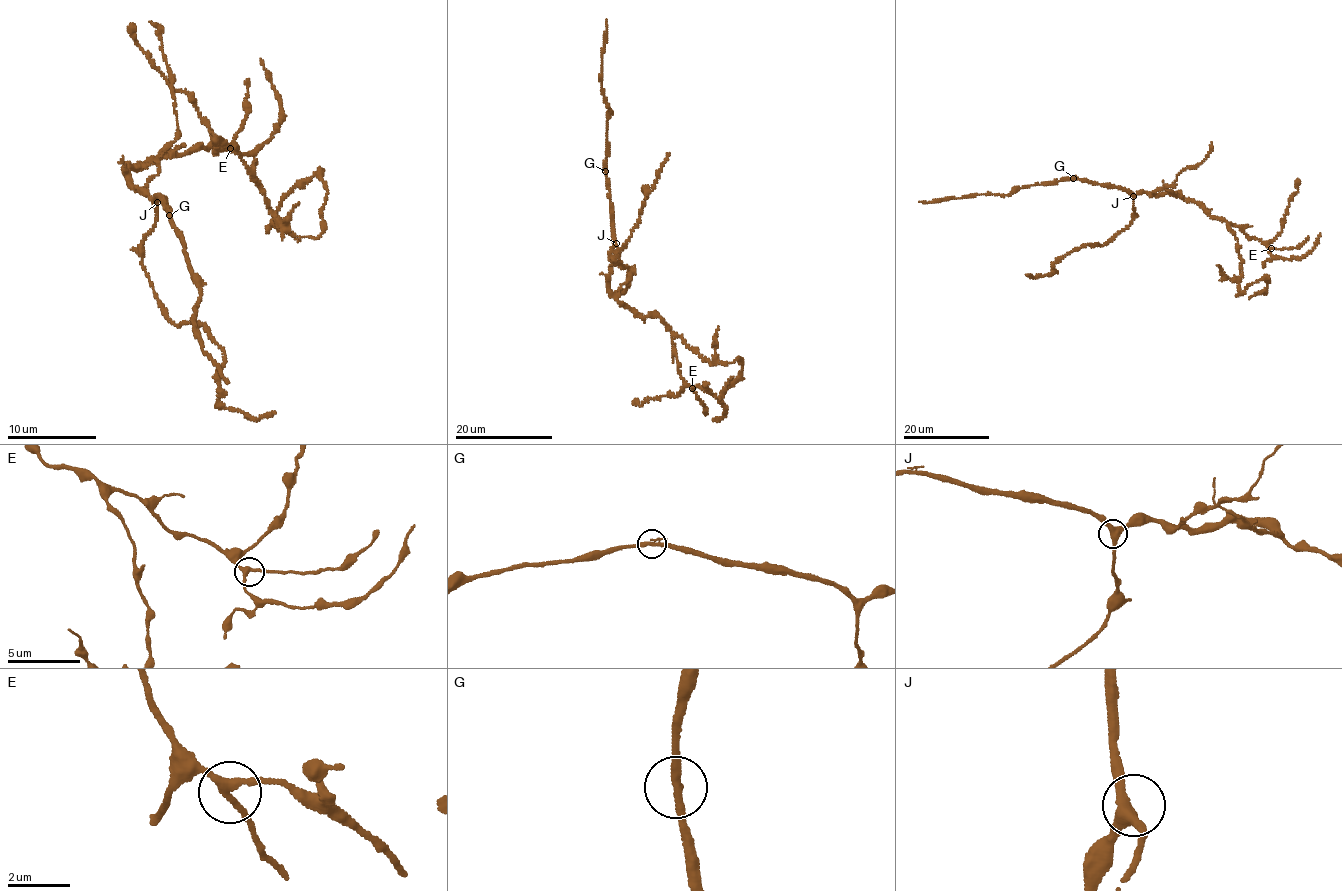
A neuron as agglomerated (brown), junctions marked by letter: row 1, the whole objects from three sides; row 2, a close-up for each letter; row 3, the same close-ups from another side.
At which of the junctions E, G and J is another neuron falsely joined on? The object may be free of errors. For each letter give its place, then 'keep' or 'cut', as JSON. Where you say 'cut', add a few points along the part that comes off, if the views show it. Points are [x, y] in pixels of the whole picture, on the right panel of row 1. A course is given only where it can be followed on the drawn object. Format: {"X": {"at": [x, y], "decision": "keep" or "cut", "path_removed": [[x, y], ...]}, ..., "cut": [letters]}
{"E": {"at": [1271, 248], "decision": "keep"}, "G": {"at": [1073, 178], "decision": "keep"}, "J": {"at": [1133, 196], "decision": "keep"}, "cut": []}

